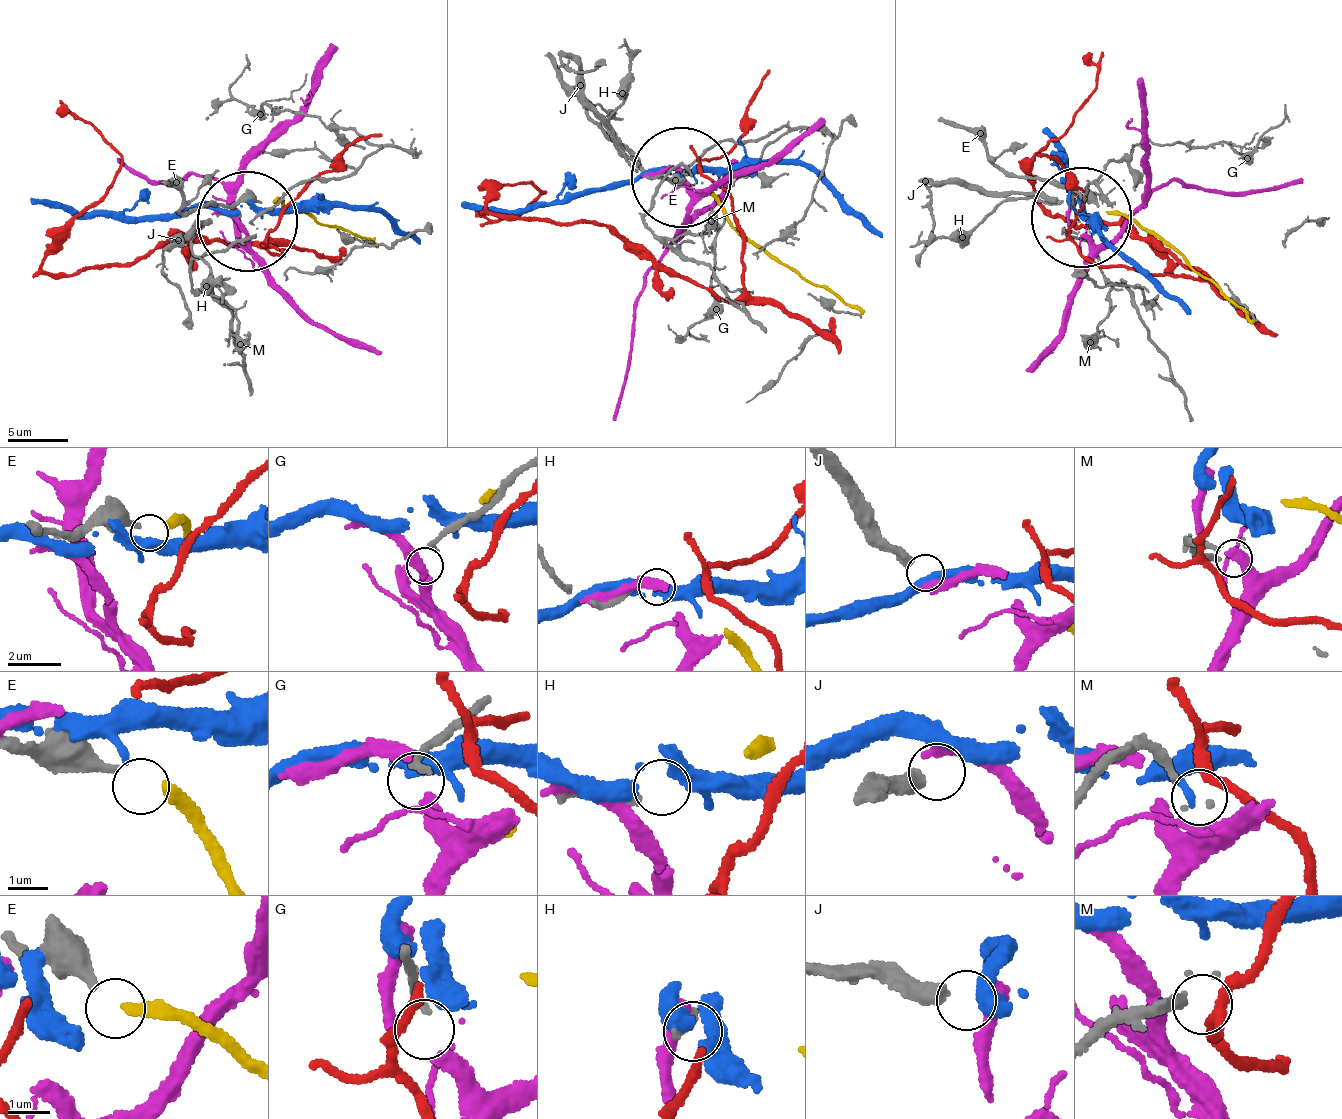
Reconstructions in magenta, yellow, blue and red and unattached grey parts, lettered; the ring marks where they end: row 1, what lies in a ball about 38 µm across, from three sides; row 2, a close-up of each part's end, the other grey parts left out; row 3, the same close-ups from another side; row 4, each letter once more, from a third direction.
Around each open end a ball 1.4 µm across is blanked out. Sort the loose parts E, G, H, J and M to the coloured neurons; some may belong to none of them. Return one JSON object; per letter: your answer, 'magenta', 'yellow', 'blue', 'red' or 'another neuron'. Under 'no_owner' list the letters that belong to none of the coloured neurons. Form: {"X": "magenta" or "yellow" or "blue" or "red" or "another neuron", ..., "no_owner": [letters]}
{"E": "yellow", "G": "another neuron", "H": "another neuron", "J": "magenta", "M": "another neuron", "no_owner": ["G", "H", "M"]}

